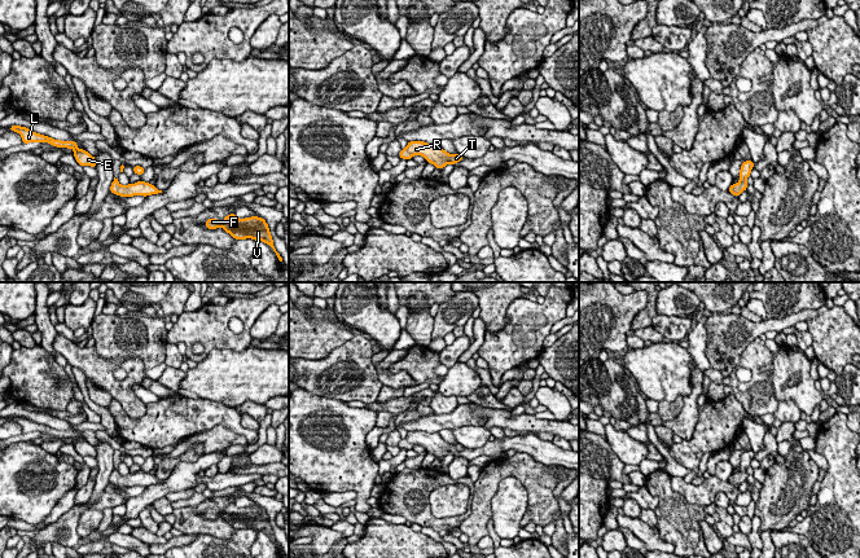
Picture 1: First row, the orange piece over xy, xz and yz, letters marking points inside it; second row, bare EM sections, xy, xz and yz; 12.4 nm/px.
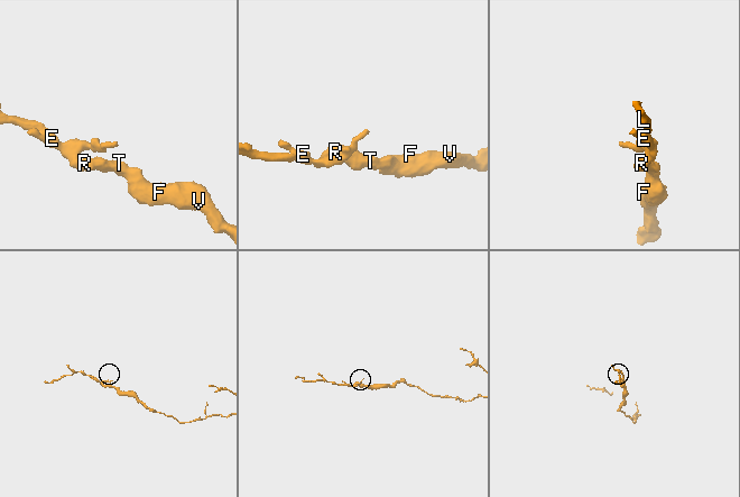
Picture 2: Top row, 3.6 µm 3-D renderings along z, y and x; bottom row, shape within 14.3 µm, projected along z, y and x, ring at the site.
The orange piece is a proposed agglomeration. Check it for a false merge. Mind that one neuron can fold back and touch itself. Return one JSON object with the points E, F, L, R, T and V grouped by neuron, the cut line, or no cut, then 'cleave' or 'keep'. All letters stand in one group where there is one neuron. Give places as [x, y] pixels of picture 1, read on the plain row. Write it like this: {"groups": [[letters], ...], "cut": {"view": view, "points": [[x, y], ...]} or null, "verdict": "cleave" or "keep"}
{"groups": [["E", "F", "L", "R", "T", "V"]], "cut": null, "verdict": "keep"}

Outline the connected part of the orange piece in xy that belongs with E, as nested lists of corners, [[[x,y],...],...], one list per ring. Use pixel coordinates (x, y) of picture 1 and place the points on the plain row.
[[[12,416],[12,421],[19,423],[22,426],[22,434],[28,434],[28,432],[48,432],[53,436],[57,436],[58,439],[67,438],[74,440],[74,447],[78,454],[82,457],[91,456],[95,457],[97,456],[96,448],[91,445],[88,441],[84,439],[79,439],[76,431],[61,431],[61,430],[54,430],[52,427],[48,427],[45,425],[40,425],[36,422],[30,421],[26,417],[22,416]]]

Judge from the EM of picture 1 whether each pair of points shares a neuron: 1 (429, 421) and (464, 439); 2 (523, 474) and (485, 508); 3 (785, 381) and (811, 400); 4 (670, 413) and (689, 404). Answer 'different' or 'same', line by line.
1: different
2: same
3: same
4: different

